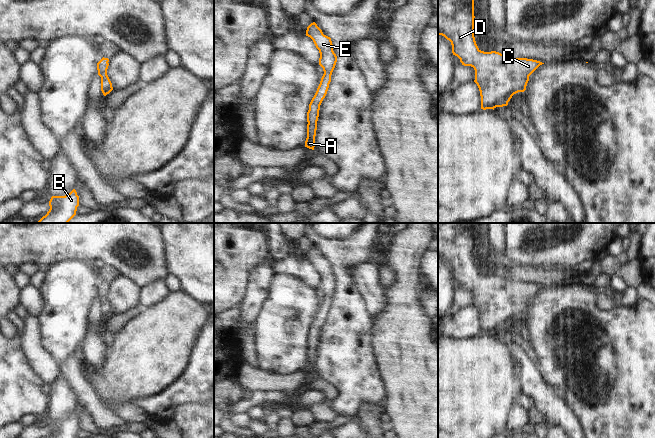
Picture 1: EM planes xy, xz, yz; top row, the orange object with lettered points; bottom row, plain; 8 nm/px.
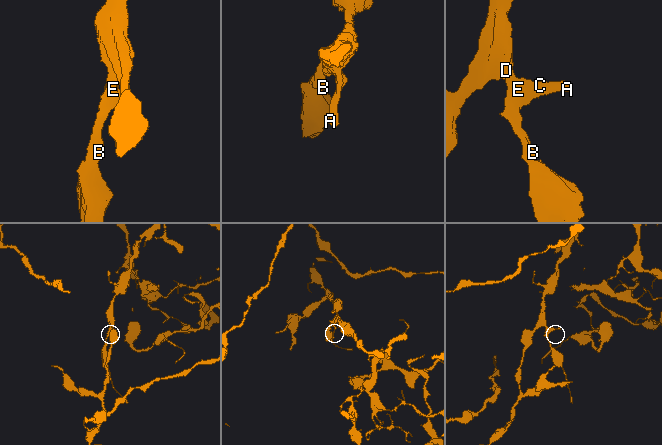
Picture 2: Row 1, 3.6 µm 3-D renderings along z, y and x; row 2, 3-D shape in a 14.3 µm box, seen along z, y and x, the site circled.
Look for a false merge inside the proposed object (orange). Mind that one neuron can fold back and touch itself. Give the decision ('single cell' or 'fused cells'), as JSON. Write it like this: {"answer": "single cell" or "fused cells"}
{"answer": "single cell"}

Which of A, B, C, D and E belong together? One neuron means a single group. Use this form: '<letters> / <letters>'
A B C D E

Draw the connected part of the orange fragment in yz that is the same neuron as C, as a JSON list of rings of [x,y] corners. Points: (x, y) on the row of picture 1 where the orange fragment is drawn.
[[[438,0],[438,35],[444,36],[451,42],[452,53],[460,59],[464,66],[471,66],[475,70],[475,80],[480,96],[481,109],[495,109],[507,106],[512,96],[526,90],[529,76],[542,62],[514,58],[511,55],[496,51],[481,51],[474,37],[474,0]]]

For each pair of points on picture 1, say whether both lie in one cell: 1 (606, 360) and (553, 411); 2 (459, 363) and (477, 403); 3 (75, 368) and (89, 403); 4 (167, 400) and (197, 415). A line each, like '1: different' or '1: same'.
1: different
2: same
3: same
4: different

